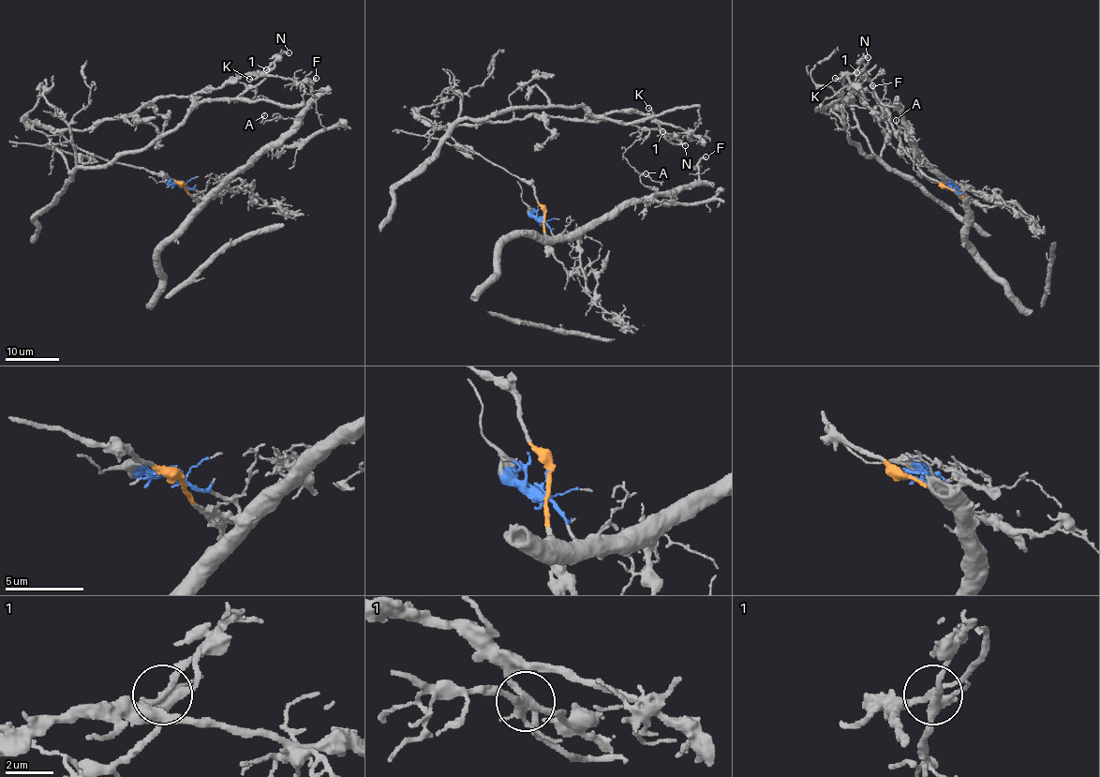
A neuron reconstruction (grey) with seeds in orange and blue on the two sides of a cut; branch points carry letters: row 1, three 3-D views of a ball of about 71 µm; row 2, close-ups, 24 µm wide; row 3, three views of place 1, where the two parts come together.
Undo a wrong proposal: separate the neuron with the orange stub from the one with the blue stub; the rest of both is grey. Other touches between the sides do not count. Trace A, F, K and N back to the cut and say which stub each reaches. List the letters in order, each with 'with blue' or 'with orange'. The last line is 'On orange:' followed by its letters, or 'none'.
A: with blue
F: with blue
K: with orange
N: with orange
On orange: K, N

